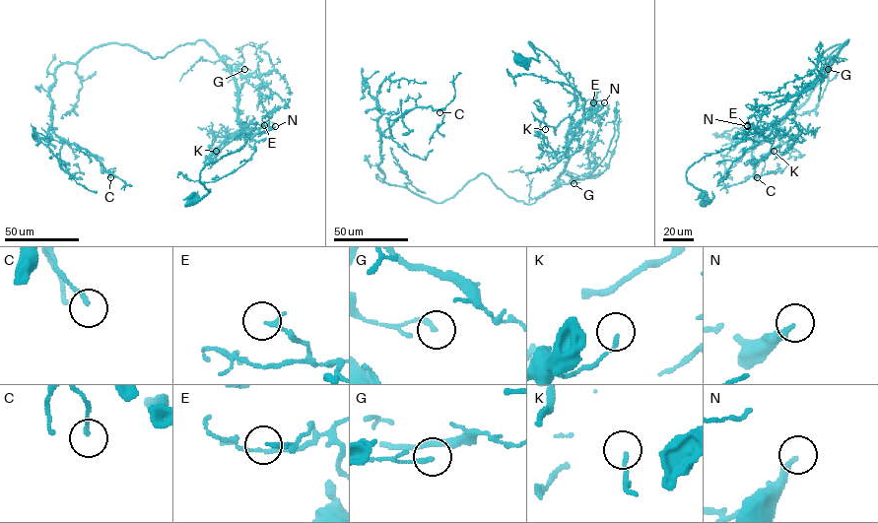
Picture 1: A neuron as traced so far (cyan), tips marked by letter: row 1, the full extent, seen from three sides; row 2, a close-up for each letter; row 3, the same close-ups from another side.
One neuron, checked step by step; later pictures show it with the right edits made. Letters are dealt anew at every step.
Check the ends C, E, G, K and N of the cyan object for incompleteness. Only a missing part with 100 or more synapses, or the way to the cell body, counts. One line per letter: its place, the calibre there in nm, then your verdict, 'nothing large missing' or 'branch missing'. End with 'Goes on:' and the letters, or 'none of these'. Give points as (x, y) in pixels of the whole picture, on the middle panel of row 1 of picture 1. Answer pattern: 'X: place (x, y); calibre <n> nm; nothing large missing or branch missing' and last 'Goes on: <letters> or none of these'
C: place (439, 112); calibre 140 nm; nothing large missing
E: place (593, 102); calibre 160 nm; nothing large missing
G: place (574, 183); calibre 150 nm; nothing large missing
K: place (545, 129); calibre 130 nm; nothing large missing
N: place (604, 102); calibre 240 nm; branch missing
Goes on: N

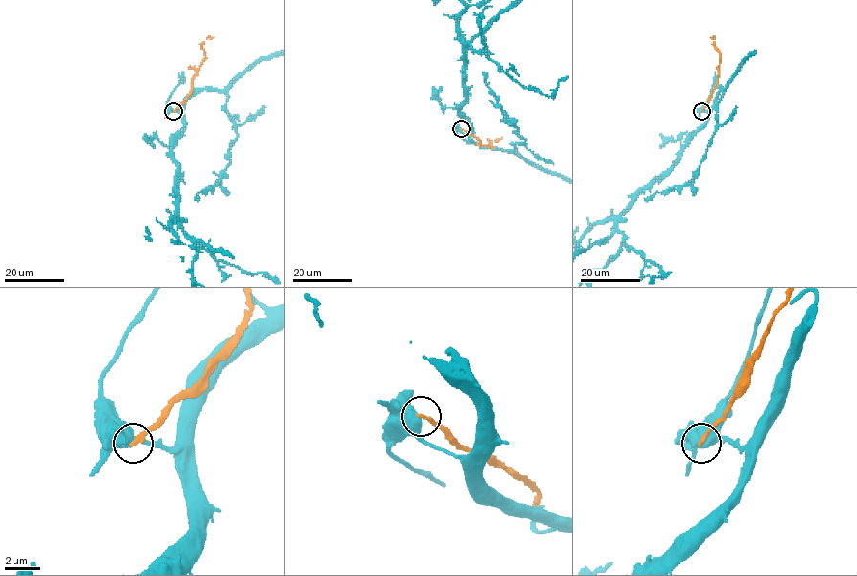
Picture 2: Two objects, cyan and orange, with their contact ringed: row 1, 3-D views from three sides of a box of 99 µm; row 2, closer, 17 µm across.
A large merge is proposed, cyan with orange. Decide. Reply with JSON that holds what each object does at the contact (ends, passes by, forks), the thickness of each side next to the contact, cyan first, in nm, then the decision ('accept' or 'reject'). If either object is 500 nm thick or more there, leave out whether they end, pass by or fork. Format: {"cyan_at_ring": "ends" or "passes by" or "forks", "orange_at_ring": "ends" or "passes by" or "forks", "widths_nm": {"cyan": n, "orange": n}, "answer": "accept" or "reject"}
{"widths_nm": {"cyan": 550, "orange": 260}, "answer": "reject"}

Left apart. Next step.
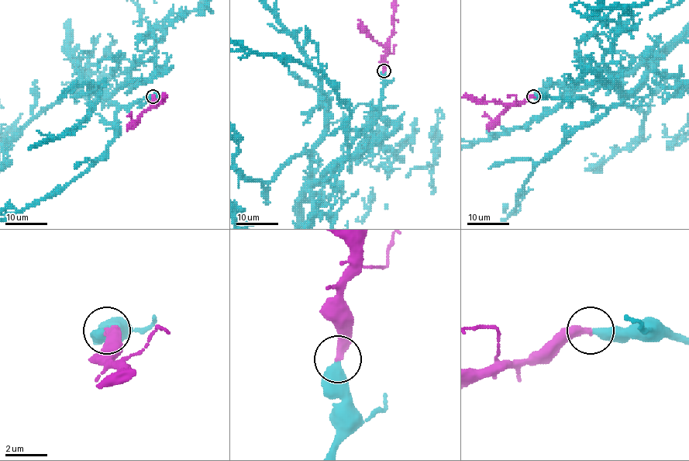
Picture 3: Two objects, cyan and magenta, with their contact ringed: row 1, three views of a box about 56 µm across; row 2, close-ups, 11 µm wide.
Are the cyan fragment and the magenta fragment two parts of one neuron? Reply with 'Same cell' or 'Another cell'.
Same cell

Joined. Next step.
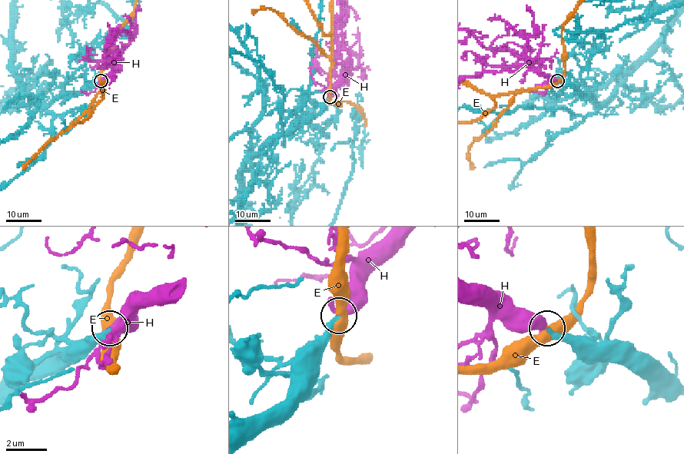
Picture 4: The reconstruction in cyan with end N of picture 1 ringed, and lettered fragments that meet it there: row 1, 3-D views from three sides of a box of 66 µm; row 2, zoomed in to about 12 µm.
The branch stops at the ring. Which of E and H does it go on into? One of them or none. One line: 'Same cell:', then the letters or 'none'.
Same cell: H

